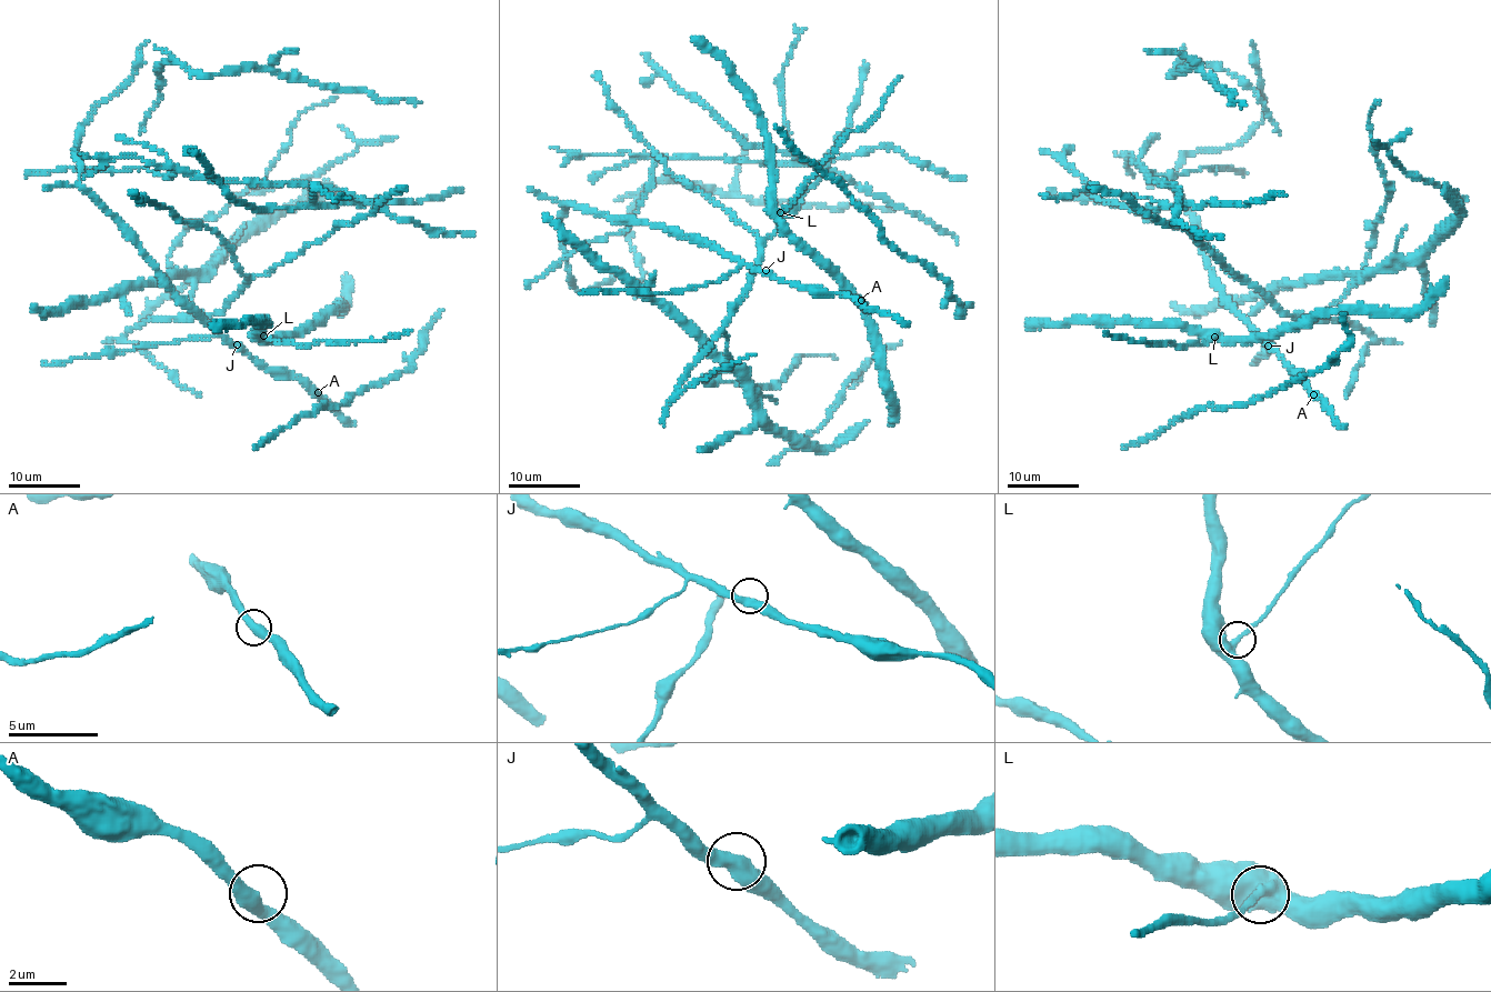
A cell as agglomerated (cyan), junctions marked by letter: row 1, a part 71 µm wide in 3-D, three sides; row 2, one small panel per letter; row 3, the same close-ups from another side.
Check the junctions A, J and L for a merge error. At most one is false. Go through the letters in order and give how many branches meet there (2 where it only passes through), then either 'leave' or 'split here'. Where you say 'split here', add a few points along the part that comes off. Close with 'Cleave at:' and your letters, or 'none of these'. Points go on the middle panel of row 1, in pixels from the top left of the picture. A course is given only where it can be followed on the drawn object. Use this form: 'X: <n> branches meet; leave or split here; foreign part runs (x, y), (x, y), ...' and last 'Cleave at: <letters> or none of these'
A: 2 branches meet; leave
J: 2 branches meet; leave
L: 2 branches meet; split here; foreign part runs (780, 212), (850, 131), (861, 131), (878, 112), (888, 90), (901, 76)
Cleave at: L

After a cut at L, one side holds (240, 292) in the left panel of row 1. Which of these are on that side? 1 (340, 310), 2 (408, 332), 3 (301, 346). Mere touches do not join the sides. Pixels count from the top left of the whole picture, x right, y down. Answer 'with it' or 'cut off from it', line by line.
1: with it
2: cut off from it
3: cut off from it

